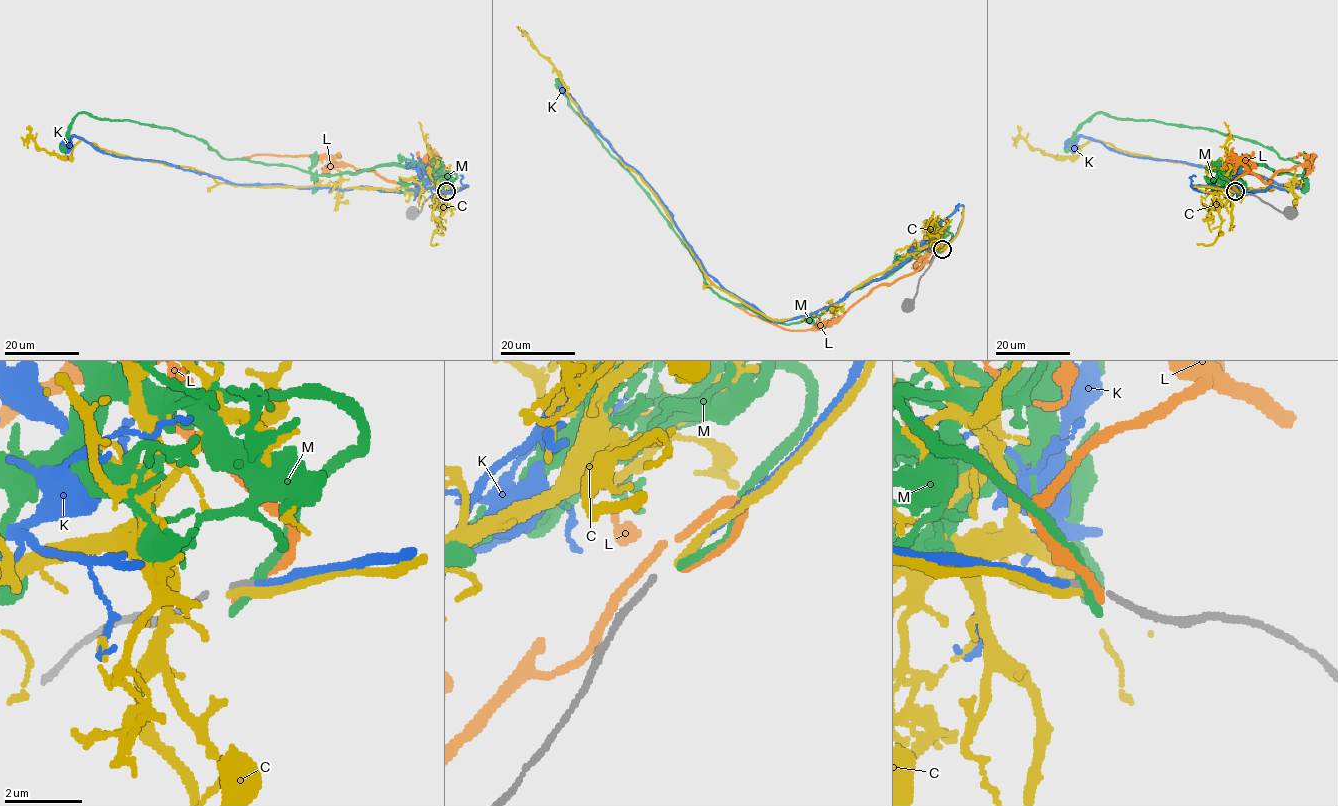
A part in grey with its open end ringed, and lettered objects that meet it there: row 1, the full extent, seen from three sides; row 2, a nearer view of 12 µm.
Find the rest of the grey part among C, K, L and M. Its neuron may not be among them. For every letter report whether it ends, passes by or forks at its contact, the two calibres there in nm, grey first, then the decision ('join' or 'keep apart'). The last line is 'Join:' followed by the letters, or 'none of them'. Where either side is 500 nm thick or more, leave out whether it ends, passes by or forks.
C: it ends there; 170 nm thick on the grey side, 260 nm on the other; keep apart
K: it ends there; 170 nm thick on the grey side, 170 nm on the other; join
L: it ends there; 170 nm thick on the grey side, 240 nm on the other; keep apart
M: it ends there; 170 nm thick on the grey side, 280 nm on the other; keep apart
Join: K

